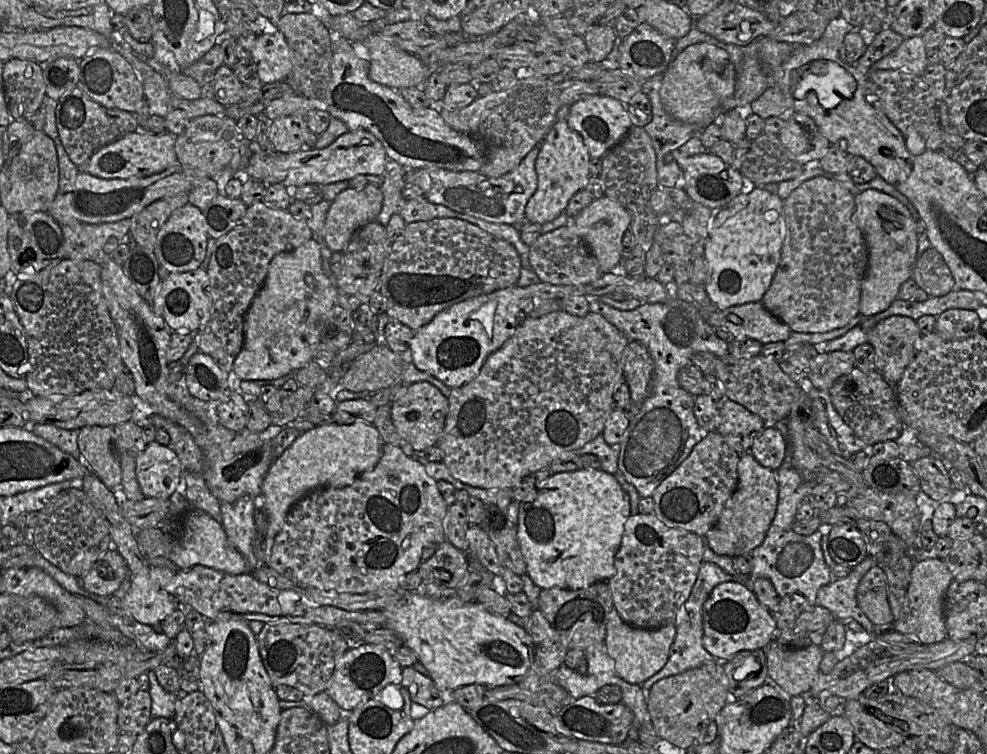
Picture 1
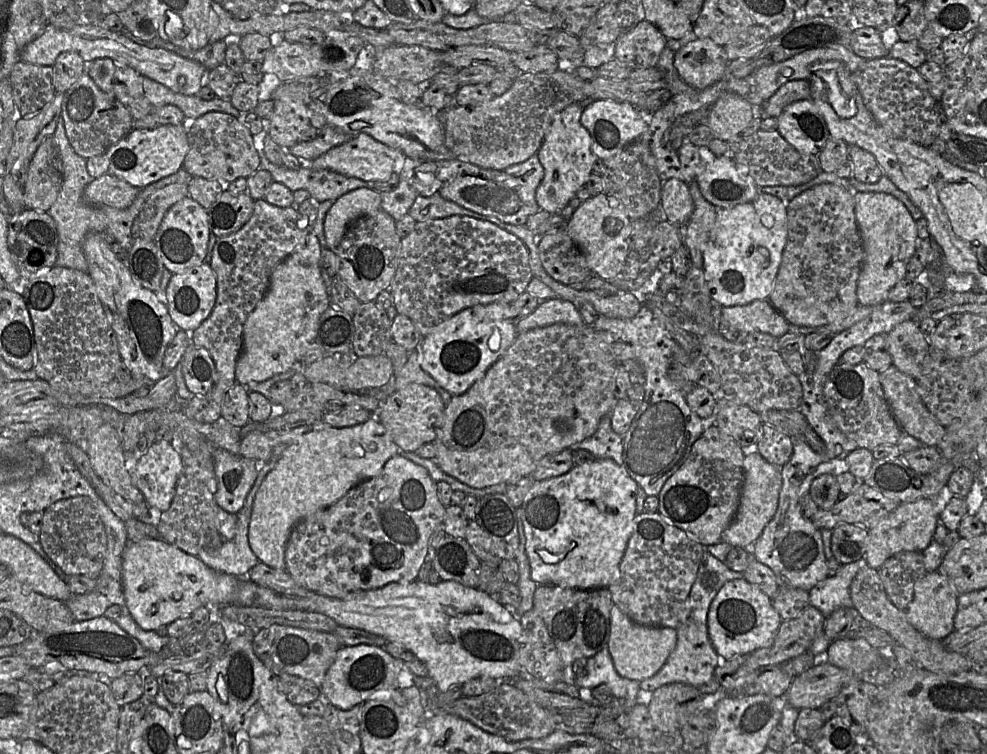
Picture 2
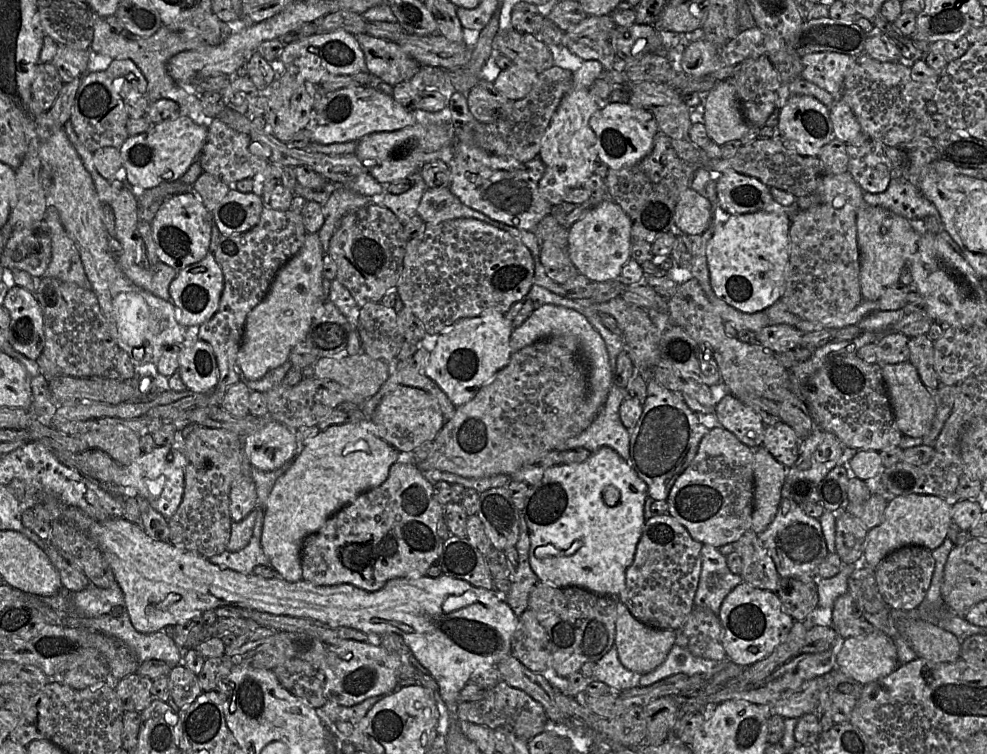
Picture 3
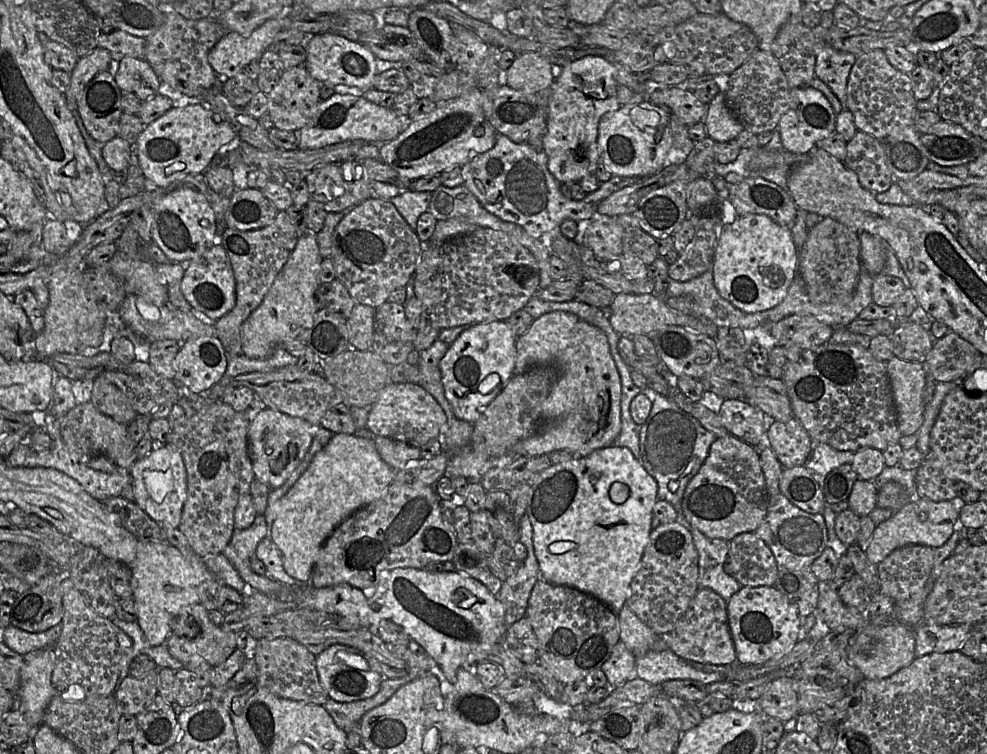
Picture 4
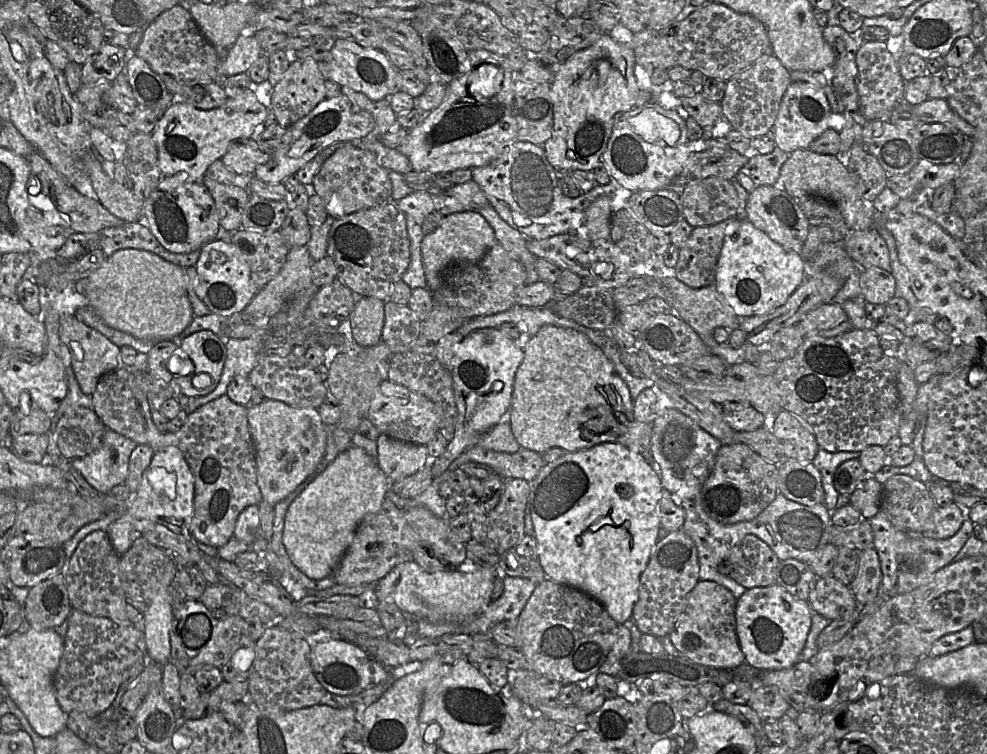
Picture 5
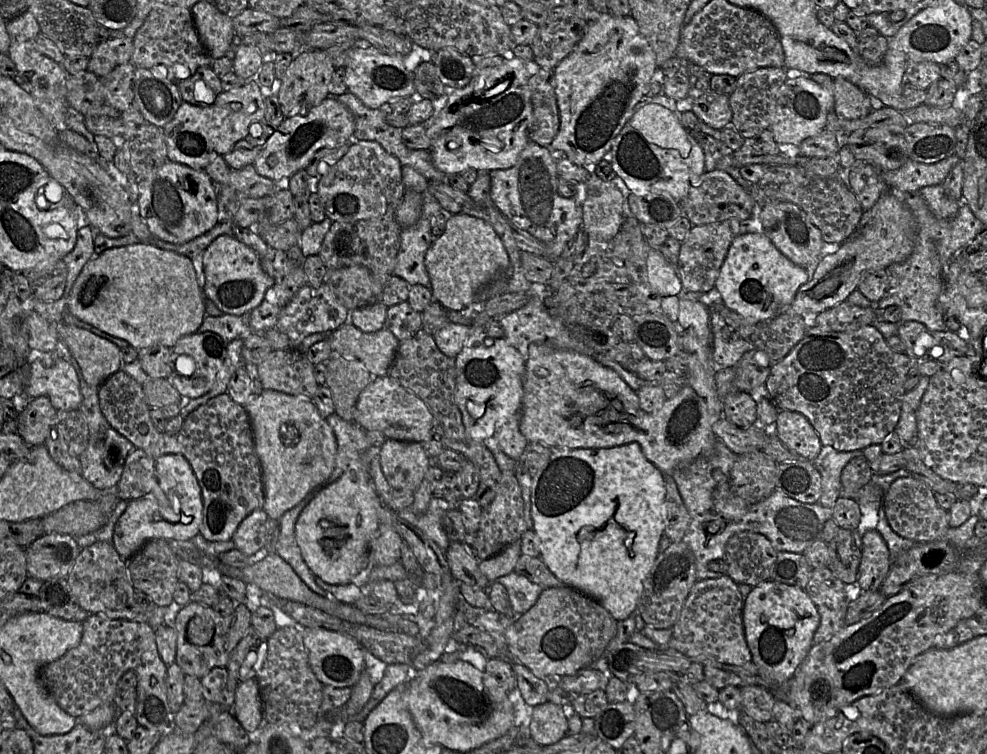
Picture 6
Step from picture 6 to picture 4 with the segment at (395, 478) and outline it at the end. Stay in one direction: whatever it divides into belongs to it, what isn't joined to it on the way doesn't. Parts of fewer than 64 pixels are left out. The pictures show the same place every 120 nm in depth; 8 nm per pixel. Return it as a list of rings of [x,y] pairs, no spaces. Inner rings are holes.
[[[384,436],[375,437],[381,458],[394,470],[403,469],[412,461],[421,459],[421,448]]]

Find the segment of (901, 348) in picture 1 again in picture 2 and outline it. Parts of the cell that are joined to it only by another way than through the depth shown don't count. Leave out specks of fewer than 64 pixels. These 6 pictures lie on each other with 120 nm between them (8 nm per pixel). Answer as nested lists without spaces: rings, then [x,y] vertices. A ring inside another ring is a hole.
[[[915,320],[901,322],[887,333],[886,346],[894,367],[914,379],[920,377],[930,343]]]

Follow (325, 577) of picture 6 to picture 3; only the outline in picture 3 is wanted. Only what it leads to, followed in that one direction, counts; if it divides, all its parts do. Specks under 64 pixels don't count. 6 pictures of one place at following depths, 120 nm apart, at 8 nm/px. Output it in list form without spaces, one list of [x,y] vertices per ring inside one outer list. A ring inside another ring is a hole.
[[[364,419],[358,423],[343,424],[332,426],[324,431],[321,431],[315,437],[304,441],[304,448],[300,455],[297,457],[294,464],[279,477],[265,503],[264,507],[264,522],[261,535],[261,547],[269,558],[271,567],[276,571],[277,575],[289,582],[297,582],[303,579],[302,565],[301,565],[301,550],[305,538],[320,529],[324,523],[338,511],[353,502],[359,495],[380,486],[389,475],[389,470],[392,464],[398,462],[411,462],[408,460],[410,454],[400,454],[394,447],[387,443],[377,432],[374,424],[369,419]]]

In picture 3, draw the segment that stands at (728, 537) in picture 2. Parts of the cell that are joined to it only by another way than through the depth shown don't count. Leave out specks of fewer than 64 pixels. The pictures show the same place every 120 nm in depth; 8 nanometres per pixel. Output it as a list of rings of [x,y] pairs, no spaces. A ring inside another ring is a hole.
[[[761,446],[754,449],[754,510],[751,530],[763,532],[774,520],[787,469]]]

